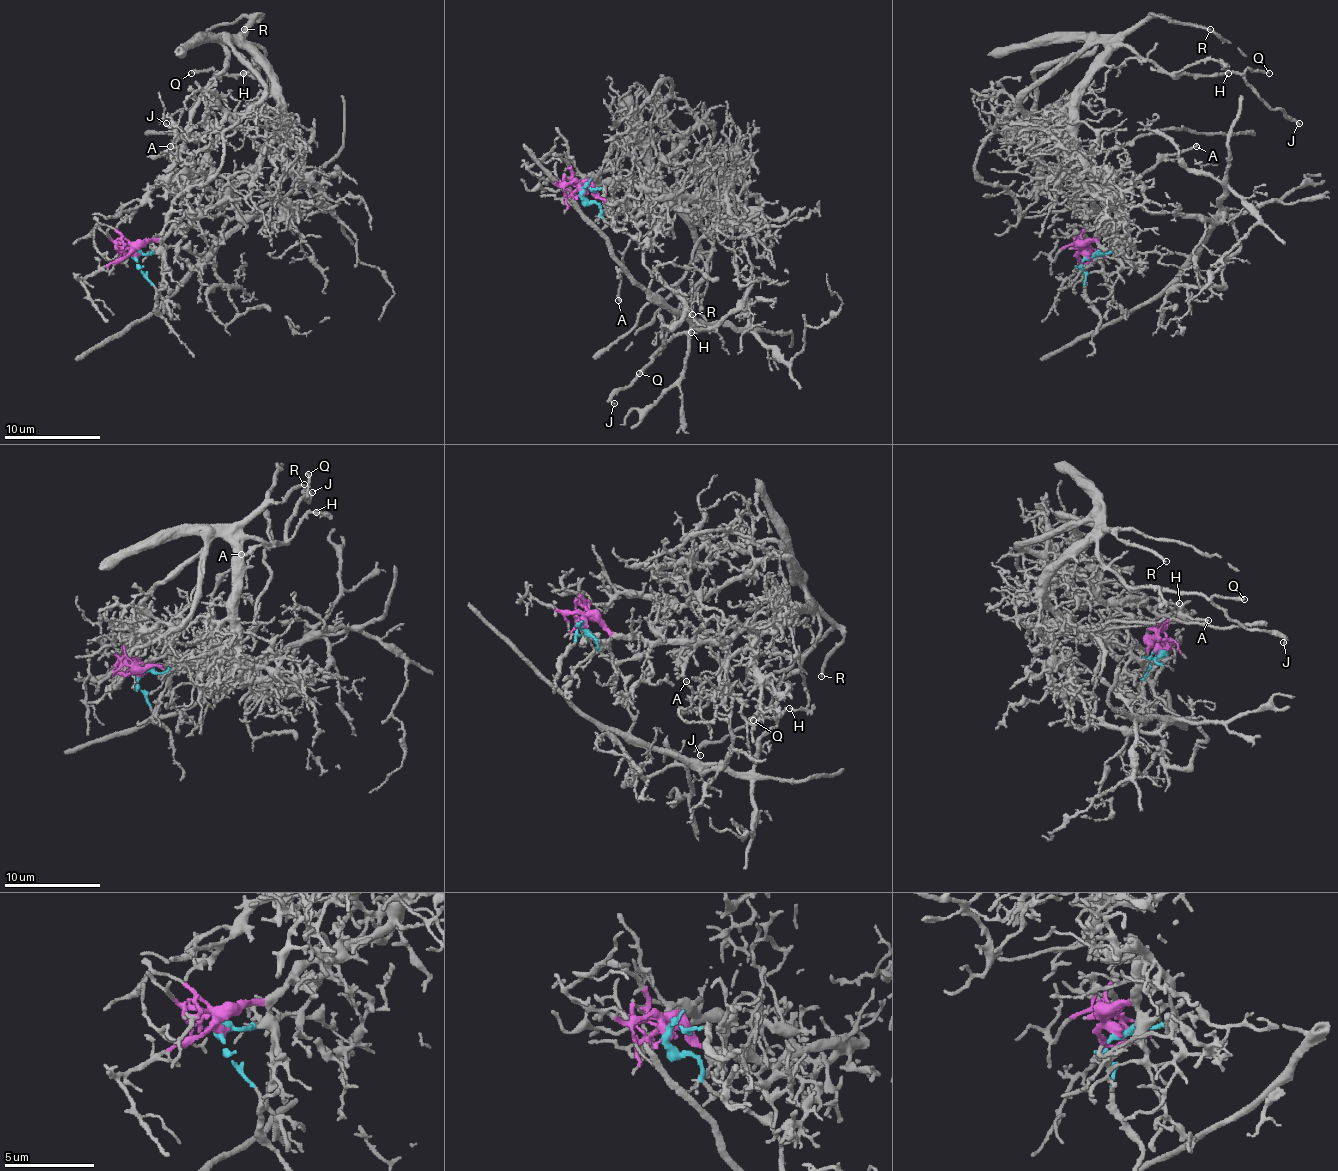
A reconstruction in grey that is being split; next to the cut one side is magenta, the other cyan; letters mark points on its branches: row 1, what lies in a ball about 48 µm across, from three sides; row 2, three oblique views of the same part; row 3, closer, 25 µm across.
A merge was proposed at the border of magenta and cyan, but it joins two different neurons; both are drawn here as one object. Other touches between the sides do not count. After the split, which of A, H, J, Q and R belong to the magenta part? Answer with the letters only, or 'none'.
A, H, J, Q, R

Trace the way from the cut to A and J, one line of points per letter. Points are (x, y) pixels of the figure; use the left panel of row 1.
A: (136, 255), (138, 248), (167, 236), (184, 219), (212, 210), (236, 181), (198, 171), (181, 174), (169, 145)
J: (136, 255), (207, 212), (248, 171), (277, 133), (279, 102), (258, 59), (258, 73), (217, 73), (167, 124)

